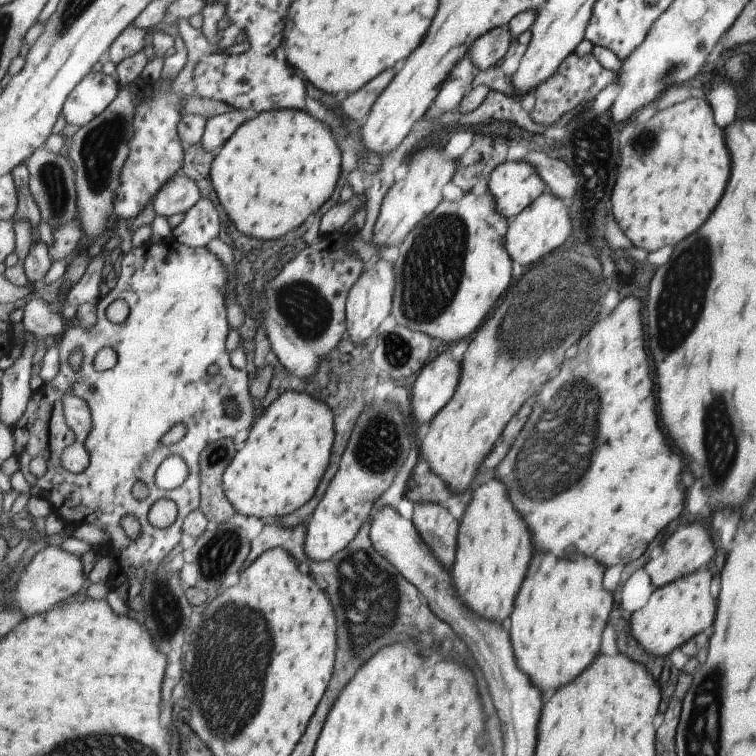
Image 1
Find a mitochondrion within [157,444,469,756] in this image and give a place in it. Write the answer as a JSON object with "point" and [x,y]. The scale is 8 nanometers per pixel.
{"point":[233,651]}

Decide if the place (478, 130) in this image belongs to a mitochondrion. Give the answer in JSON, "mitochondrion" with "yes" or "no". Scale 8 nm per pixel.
{"mitochondrion":"no"}

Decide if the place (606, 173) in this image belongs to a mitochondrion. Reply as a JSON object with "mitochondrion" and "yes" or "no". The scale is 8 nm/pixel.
{"mitochondrion":"yes"}

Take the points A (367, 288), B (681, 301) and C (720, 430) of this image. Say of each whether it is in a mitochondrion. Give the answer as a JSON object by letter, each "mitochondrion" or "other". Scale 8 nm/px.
{"A":"other","B":"mitochondrion","C":"mitochondrion"}

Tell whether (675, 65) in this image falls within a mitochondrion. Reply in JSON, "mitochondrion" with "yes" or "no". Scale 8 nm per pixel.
{"mitochondrion":"yes"}

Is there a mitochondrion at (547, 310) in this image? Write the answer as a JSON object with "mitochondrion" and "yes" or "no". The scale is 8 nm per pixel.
{"mitochondrion":"yes"}

